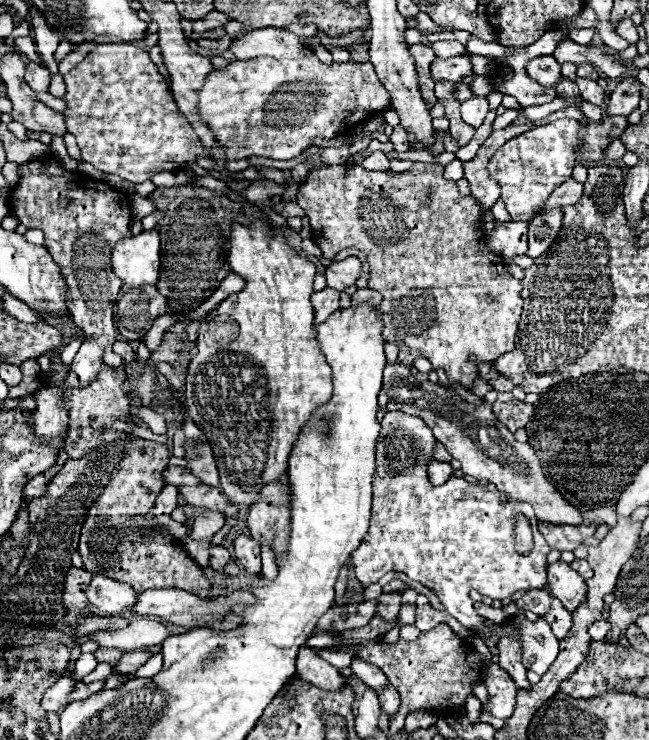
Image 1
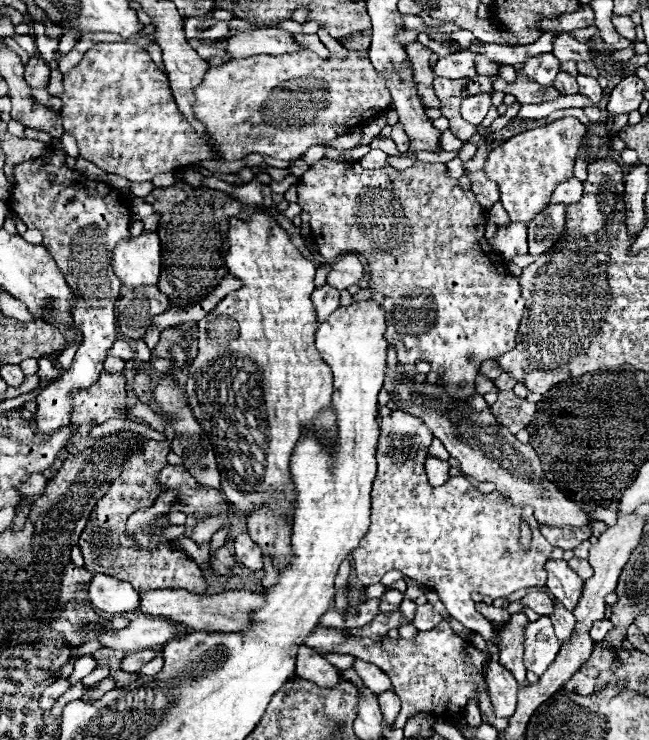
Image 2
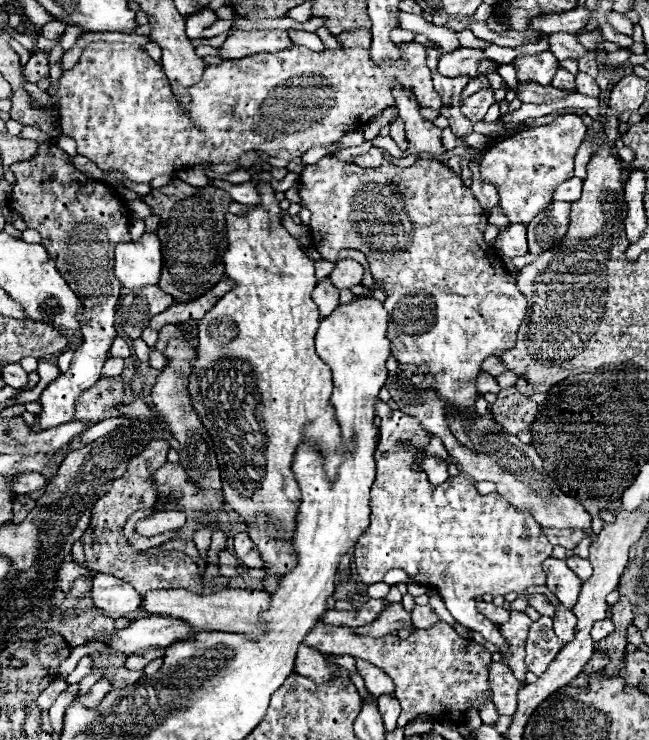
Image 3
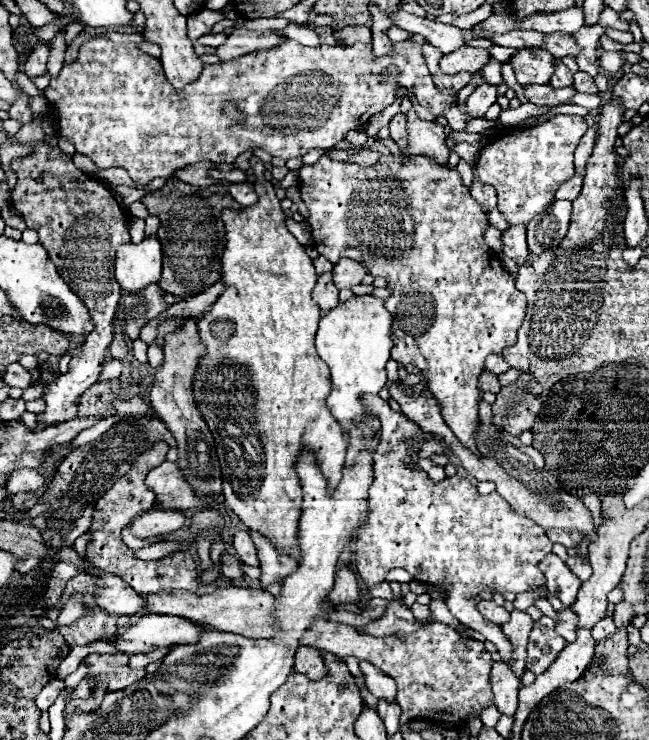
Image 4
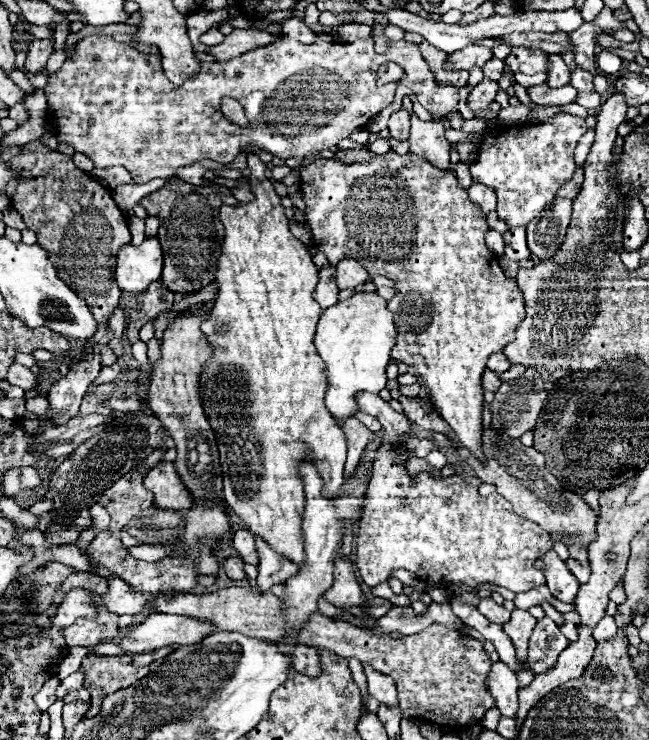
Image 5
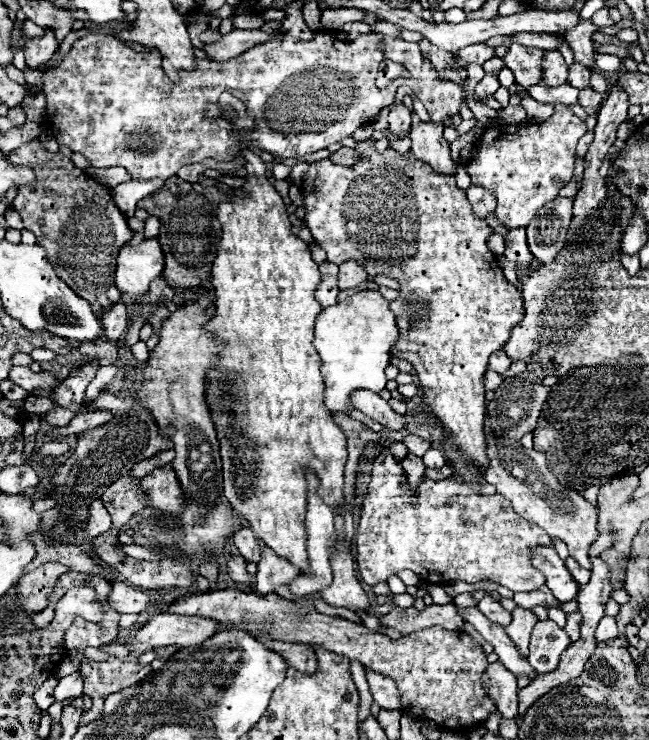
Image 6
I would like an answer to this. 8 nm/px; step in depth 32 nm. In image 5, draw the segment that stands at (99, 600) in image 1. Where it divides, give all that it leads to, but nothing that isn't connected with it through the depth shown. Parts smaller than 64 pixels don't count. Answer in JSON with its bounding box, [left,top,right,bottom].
[100,576,148,614]

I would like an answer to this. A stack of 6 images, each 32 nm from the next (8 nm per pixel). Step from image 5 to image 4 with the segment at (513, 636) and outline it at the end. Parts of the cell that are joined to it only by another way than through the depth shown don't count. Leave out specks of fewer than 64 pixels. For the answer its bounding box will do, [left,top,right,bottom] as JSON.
[502,610,534,678]

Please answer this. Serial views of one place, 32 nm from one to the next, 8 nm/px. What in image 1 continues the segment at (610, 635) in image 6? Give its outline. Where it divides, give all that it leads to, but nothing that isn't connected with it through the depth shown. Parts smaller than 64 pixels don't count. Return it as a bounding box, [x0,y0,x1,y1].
[588,620,612,640]

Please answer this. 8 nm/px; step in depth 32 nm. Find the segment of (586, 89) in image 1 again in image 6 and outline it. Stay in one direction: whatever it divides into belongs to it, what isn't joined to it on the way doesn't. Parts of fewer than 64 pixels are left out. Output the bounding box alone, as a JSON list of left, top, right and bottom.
[568,64,592,90]

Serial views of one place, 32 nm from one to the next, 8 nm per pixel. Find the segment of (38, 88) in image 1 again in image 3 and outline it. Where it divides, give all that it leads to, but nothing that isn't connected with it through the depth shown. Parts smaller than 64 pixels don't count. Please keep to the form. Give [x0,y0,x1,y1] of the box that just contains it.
[24,52,48,84]

